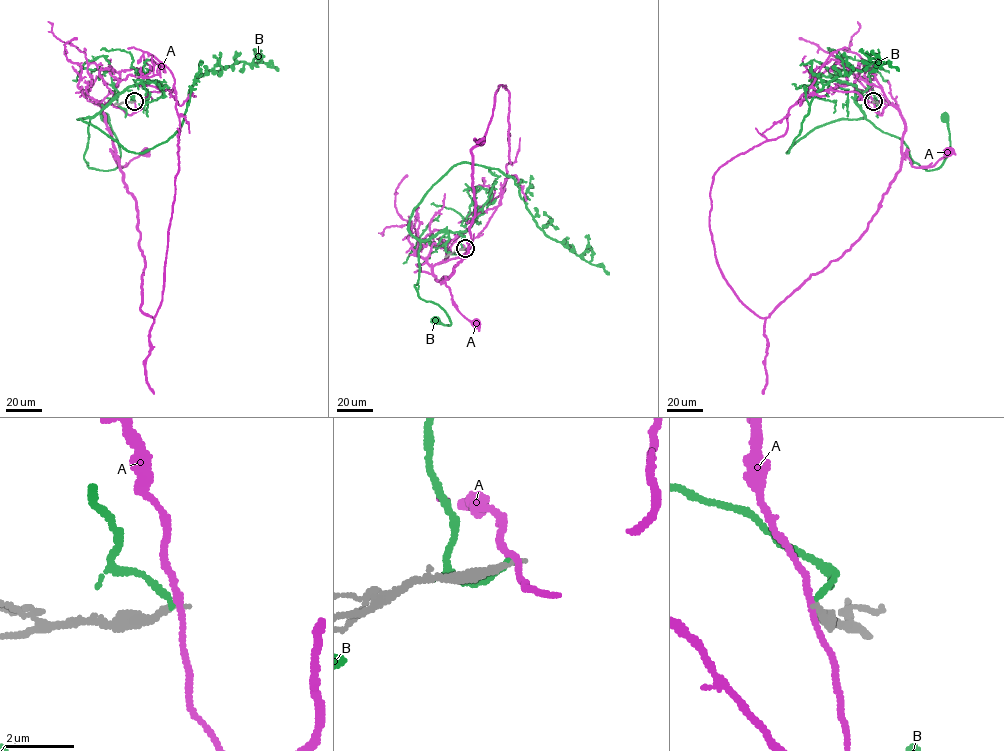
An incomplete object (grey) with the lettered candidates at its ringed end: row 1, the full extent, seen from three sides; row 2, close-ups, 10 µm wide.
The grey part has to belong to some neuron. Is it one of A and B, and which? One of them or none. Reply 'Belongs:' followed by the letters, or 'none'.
Belongs: none

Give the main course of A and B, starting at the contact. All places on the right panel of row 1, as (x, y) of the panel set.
A: (873, 101), (881, 115), (887, 104), (898, 110), (905, 127), (901, 155), (911, 165), (933, 166), (948, 152)
B: (873, 101), (856, 89), (864, 117), (898, 137), (926, 170), (937, 169), (950, 147), (944, 117)

